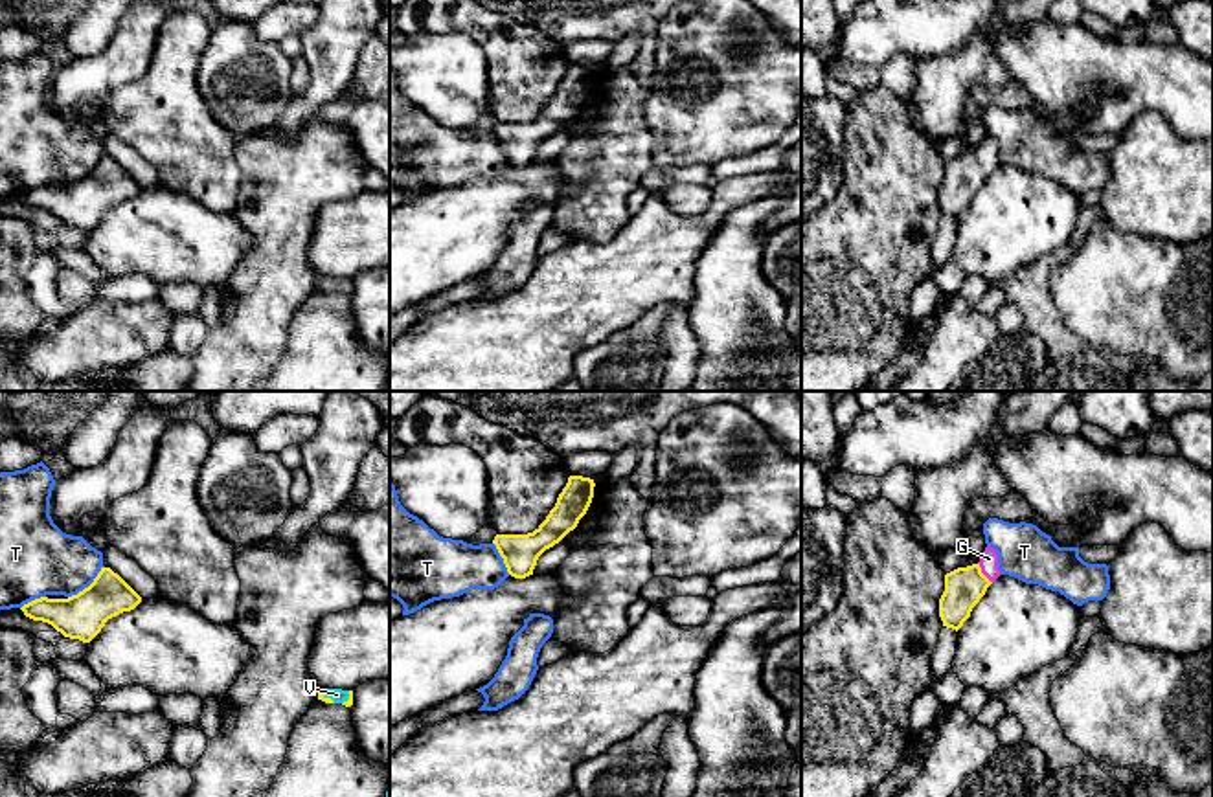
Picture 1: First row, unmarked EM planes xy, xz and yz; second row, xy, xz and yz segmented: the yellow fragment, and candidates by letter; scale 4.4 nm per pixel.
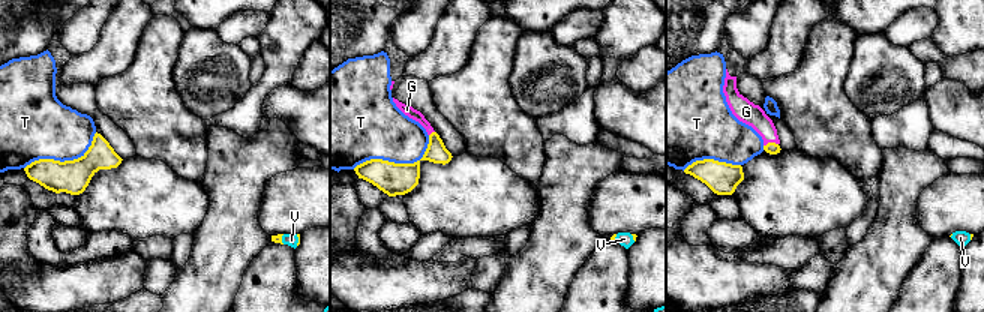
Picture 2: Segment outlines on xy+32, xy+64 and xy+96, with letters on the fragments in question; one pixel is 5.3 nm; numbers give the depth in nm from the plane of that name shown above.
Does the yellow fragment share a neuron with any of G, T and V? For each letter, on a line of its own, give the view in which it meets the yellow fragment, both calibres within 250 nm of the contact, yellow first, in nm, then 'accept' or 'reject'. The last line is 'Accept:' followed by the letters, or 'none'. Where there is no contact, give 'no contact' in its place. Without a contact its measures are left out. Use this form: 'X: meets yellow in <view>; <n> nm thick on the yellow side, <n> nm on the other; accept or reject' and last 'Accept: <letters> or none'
G: meets yellow in yz; 170 nm thick on the yellow side, 80 nm on the other; accept
T: meets yellow in xy; 200 nm thick on the yellow side, 320 nm on the other; reject
V: meets yellow in xy; 40 nm thick on the yellow side, 60 nm on the other; accept
Accept: G, V

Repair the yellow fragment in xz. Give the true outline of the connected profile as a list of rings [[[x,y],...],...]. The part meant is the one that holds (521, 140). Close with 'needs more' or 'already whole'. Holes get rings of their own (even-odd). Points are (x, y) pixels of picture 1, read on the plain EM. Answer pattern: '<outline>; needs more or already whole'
[[[570,64],[546,108],[527,123],[496,123],[496,134],[507,162],[515,167],[533,163],[538,145],[559,132],[586,103],[594,86],[594,68]]]; already whole

